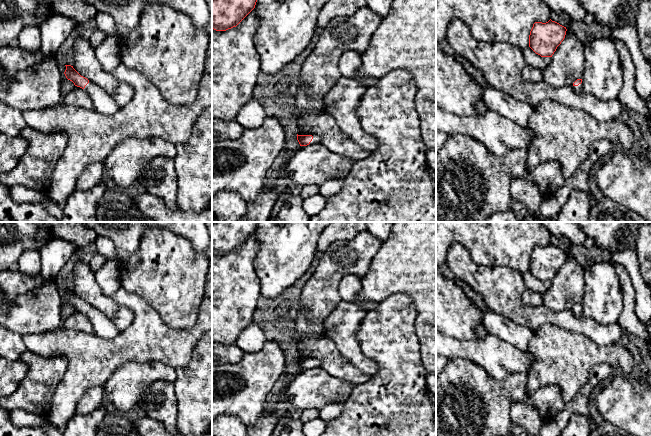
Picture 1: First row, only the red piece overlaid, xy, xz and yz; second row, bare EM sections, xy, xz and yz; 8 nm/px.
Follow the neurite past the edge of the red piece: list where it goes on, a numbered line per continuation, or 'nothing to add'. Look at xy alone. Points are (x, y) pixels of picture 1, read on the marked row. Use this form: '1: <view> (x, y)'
1: xy (103, 103)

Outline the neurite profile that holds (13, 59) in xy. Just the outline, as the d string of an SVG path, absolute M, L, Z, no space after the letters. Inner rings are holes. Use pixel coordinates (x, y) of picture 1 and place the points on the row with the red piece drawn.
M16 44L0 48L0 78L13 79L16 74L42 62L46 56L41 50L32 53Z

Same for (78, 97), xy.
M77 86L63 96L63 104L87 110L94 109L93 102L88 93L84 89Z

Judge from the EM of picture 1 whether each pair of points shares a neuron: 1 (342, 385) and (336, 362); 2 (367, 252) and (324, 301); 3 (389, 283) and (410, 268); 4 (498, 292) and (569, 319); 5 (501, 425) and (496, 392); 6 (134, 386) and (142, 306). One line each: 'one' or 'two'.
1: two
2: one
3: one
4: one
5: one
6: two

